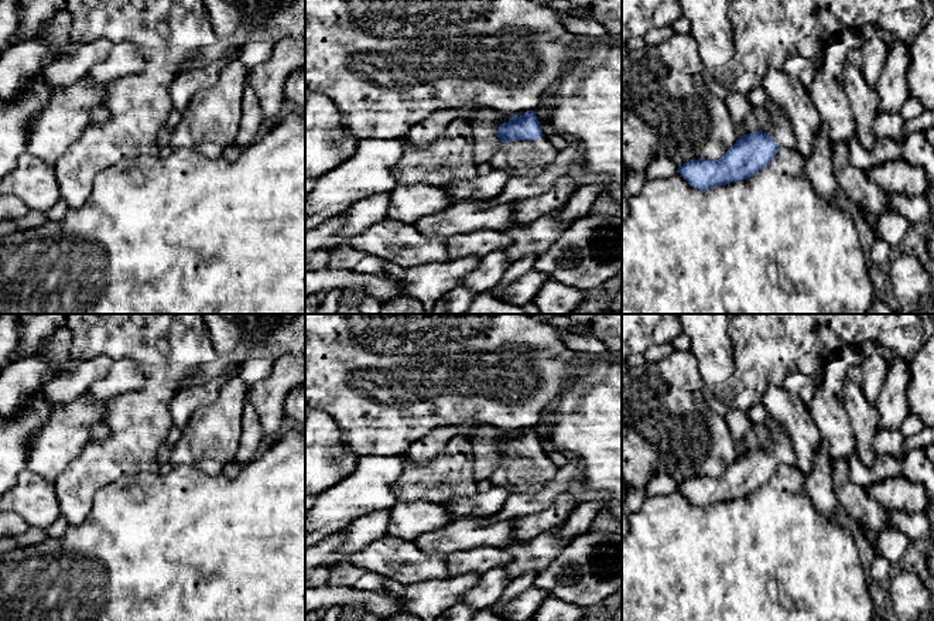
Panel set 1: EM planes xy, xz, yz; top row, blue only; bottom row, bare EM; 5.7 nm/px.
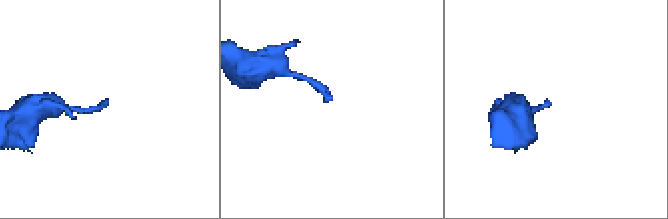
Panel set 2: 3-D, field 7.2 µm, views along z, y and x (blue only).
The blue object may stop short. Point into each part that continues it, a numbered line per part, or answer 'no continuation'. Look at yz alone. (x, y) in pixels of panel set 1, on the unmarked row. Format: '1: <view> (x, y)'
1: yz (782, 444)

